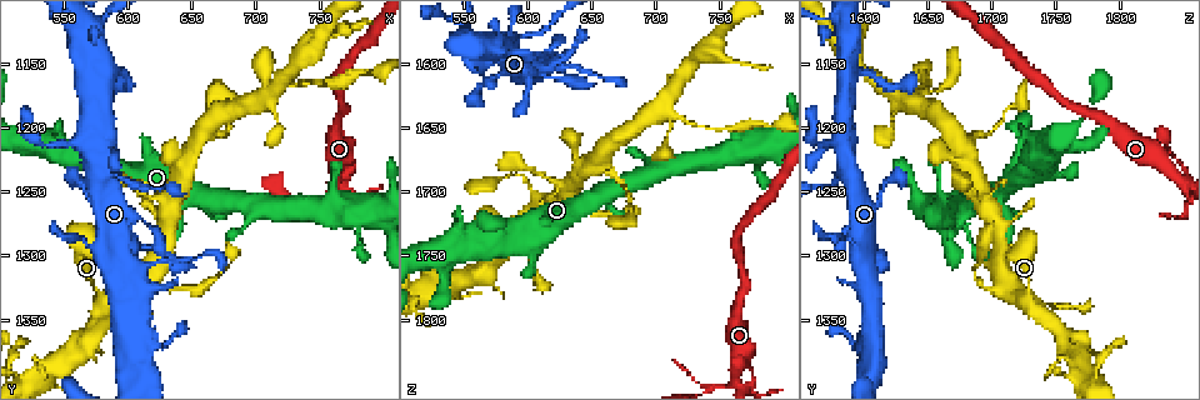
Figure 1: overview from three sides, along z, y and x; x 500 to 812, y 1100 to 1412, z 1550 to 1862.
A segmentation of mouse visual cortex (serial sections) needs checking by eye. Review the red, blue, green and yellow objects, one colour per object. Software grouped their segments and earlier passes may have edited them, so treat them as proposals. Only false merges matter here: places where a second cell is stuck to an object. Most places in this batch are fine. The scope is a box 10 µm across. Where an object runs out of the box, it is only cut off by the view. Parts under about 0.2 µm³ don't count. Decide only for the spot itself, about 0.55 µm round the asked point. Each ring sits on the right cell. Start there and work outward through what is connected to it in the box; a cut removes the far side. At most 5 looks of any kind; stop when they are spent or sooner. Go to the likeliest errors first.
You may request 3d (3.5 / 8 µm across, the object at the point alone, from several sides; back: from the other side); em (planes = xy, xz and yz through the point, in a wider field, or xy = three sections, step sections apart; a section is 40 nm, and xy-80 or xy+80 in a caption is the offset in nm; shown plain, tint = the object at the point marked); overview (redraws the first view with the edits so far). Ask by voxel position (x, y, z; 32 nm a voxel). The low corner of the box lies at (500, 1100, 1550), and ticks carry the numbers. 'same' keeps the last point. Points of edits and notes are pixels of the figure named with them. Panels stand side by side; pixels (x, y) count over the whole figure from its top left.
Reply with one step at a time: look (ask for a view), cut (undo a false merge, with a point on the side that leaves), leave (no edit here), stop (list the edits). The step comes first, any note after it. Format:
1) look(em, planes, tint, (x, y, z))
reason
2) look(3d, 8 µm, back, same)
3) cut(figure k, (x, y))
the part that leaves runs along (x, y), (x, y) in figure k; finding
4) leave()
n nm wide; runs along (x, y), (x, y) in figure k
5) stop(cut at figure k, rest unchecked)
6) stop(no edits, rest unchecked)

look(3d, 8 µm, back, (710, 1176, 1640))
thick turns thin

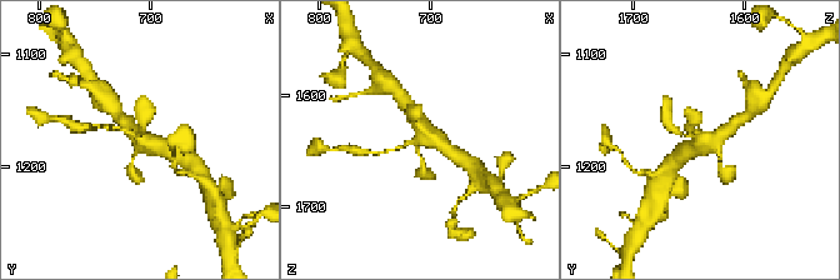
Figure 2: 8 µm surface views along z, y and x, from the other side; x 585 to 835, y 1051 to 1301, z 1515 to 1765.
look(3d, 3.5 µm, same)
zoom in

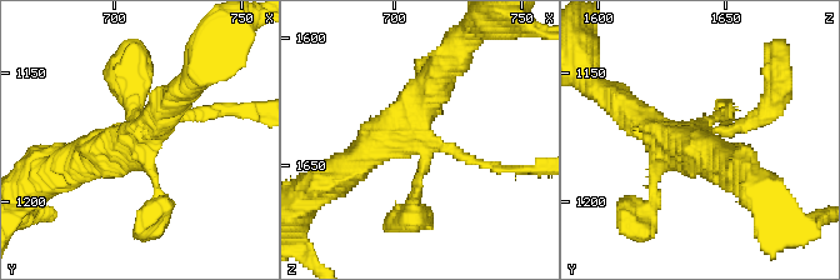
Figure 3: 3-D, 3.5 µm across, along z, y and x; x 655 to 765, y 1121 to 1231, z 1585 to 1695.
leave()
runs along (336, 176), (418, 113), (444, 64) in figure 3; all the same cell

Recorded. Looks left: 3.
look(3d, 3.5 µm, (760, 1238, 1844))
small branch off a trunk

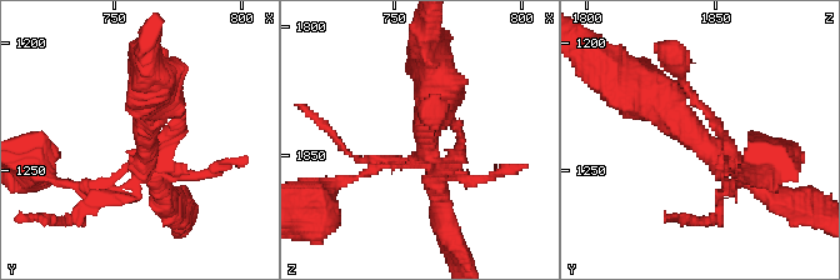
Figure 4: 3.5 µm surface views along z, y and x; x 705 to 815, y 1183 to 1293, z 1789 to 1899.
look(em, xy, step 1, tint, (761, 1236, 1843))
shape alone is not enough

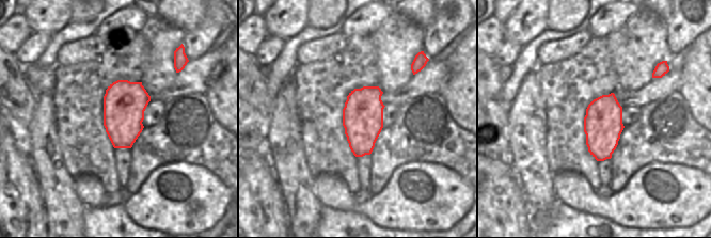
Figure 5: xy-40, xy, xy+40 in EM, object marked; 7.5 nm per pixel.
cut(figure 4, (89, 184))
the part that leaves runs along (133, 180), (94, 195), (33, 169) in figure 4; two cells meet here

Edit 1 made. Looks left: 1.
stop(cut at figure 4, rest unchecked)

